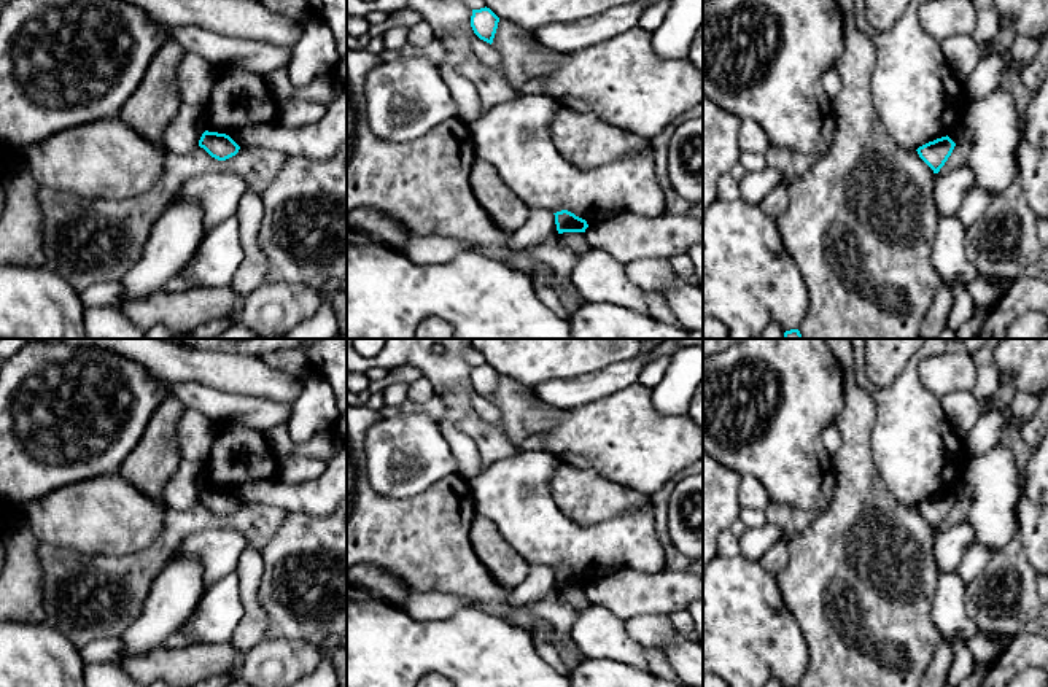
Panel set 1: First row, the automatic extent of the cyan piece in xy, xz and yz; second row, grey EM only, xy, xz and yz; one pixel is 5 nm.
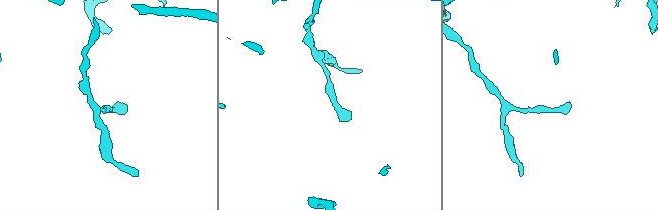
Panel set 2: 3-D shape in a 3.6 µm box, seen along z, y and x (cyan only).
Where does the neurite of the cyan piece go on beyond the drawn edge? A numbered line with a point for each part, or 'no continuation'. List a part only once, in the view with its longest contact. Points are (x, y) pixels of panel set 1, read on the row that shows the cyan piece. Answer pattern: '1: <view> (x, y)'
no continuation

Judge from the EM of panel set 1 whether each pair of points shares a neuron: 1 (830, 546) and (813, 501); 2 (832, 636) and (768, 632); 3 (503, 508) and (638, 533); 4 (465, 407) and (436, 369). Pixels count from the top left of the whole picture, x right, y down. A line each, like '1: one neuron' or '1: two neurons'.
1: two neurons
2: two neurons
3: one neuron
4: one neuron

